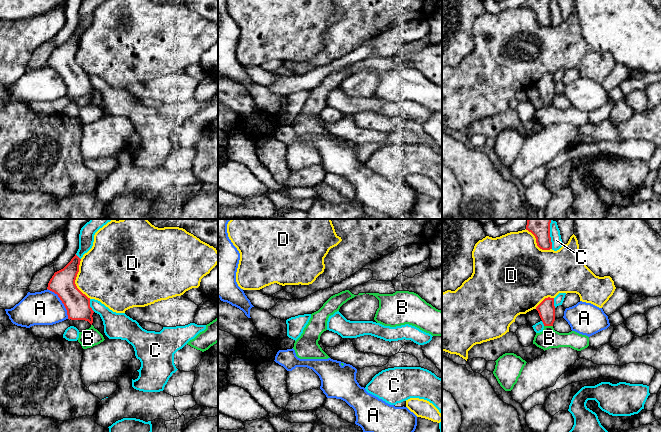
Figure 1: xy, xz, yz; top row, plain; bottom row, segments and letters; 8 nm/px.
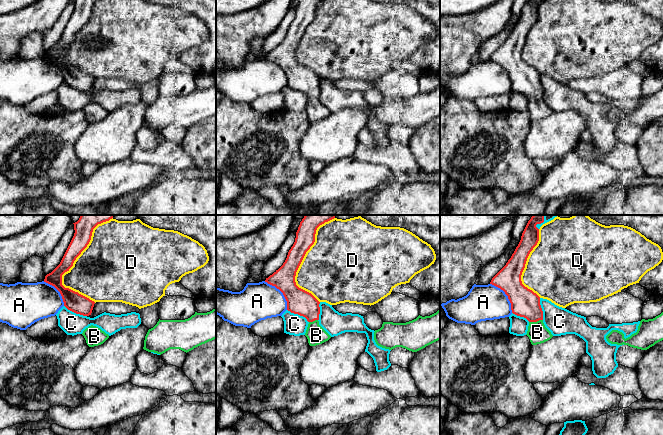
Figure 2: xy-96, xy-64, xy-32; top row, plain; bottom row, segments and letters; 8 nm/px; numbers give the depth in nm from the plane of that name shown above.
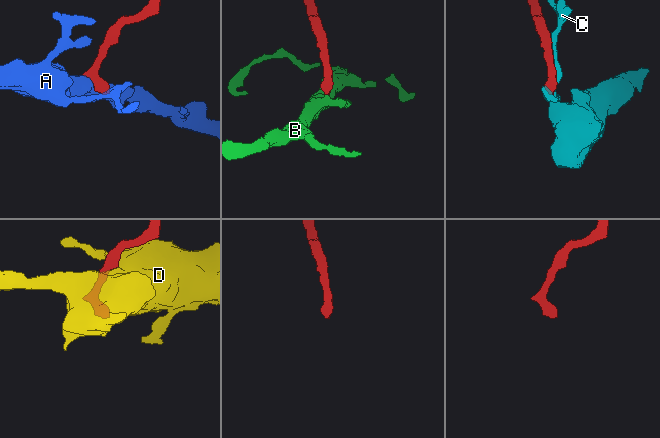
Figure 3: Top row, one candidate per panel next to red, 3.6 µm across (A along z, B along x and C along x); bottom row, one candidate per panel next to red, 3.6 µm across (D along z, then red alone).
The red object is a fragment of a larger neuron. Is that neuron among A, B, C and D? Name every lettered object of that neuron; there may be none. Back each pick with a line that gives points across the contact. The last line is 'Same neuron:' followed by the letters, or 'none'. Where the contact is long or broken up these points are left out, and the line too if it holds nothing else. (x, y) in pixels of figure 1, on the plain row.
B: across yz (546, 85), (548, 101), (549, 114)
Same neuron: B

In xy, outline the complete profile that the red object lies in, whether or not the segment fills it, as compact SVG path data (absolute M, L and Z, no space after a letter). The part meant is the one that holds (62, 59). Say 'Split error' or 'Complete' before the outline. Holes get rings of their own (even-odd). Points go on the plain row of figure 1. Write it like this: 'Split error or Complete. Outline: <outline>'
Complete. Outline: M75 30L63 45L54 49L47 65L58 71L67 86L68 95L85 96L92 101L94 87L90 83L90 74L75 60L80 37L81 35Z

